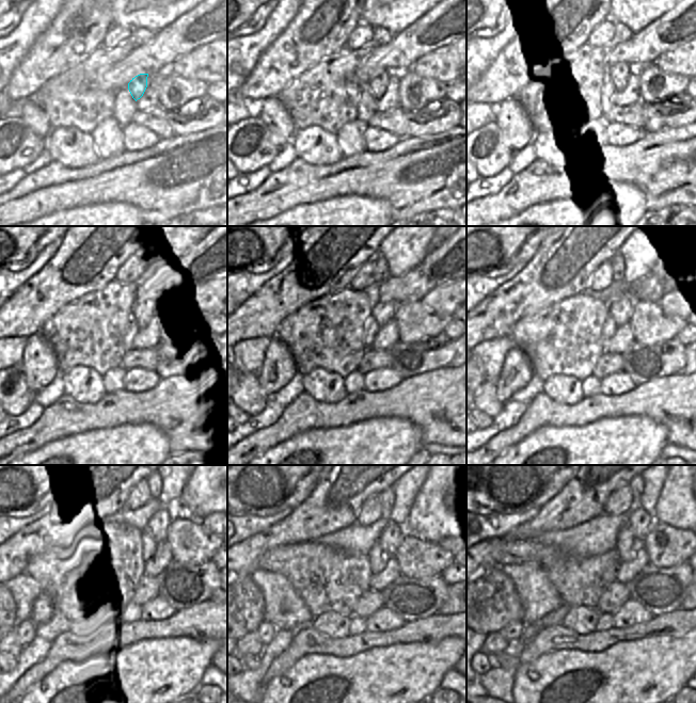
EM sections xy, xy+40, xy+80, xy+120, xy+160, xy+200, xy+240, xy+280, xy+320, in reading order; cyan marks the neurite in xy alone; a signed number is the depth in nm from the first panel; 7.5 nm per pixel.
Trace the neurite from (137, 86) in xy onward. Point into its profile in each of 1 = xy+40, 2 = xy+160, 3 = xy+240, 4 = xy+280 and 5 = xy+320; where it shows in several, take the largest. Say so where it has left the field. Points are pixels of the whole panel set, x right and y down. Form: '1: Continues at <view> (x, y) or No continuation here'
1: Continues at xy+40 (378, 84)
2: Continues at xy+160 (383, 312)
3: Continues at xy+240 (155, 532)
4: Continues at xy+280 (392, 537)
5: Continues at xy+320 (639, 521)

